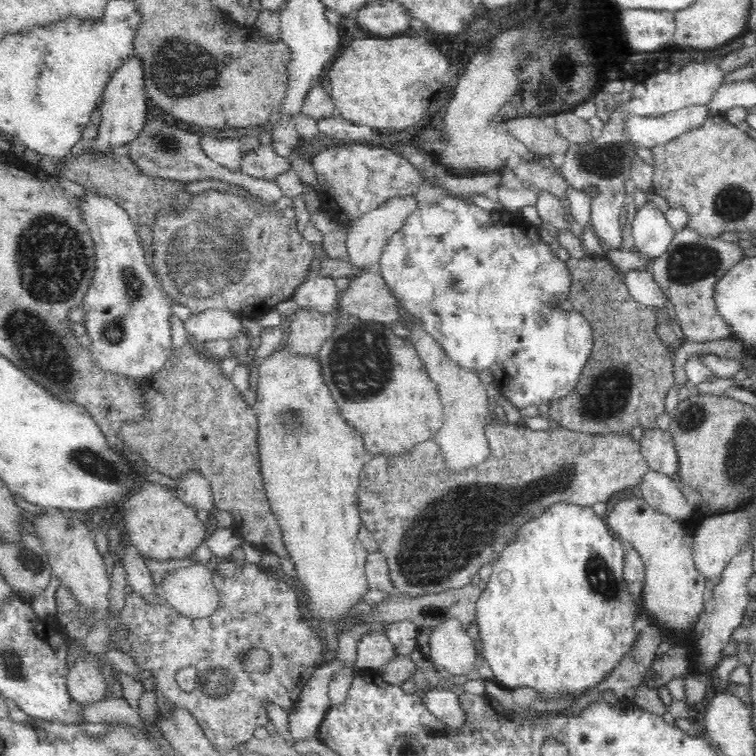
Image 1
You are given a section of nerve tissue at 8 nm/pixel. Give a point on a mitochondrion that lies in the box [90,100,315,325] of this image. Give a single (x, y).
(205, 257)

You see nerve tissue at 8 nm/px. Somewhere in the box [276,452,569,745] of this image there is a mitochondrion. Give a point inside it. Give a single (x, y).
(428, 611)

